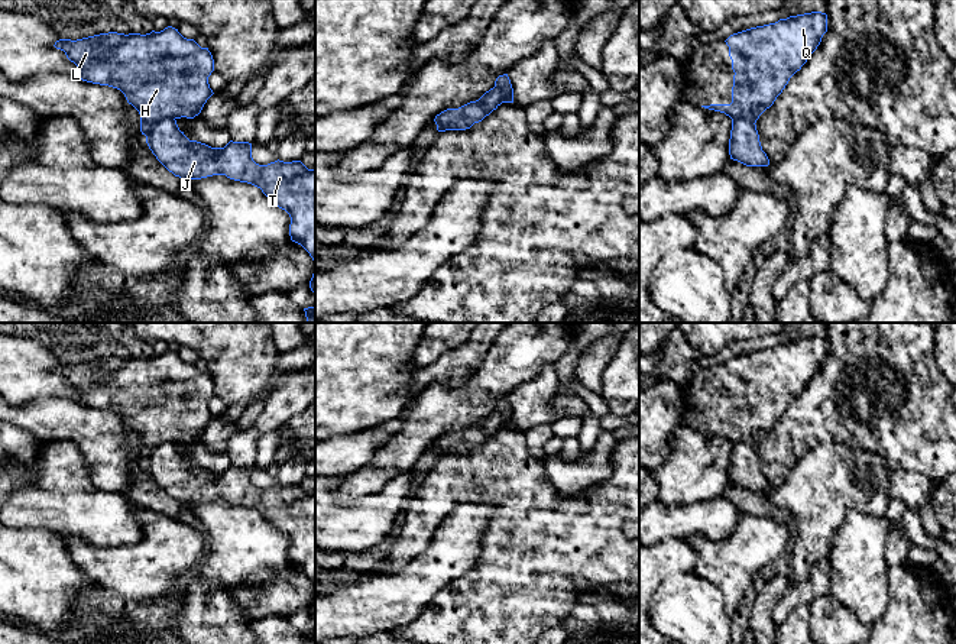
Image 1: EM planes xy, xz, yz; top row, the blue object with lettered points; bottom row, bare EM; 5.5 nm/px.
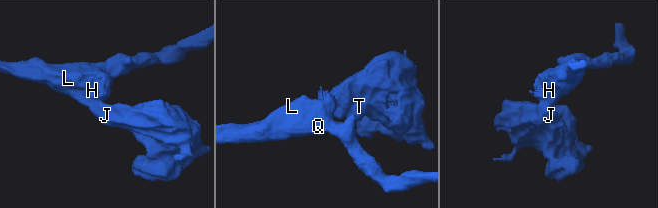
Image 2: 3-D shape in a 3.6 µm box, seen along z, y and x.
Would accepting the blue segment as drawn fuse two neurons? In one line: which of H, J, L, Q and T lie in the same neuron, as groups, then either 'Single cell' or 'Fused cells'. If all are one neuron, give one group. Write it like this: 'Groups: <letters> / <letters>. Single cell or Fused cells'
Groups: H L Q / J T. Fused cells

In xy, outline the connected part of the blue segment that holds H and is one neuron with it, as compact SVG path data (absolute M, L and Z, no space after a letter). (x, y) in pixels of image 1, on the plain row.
M172 350L146 359L108 356L77 365L59 363L54 370L77 389L77 402L120 414L139 436L145 460L162 443L194 443L214 418L208 408L214 395L211 376Z

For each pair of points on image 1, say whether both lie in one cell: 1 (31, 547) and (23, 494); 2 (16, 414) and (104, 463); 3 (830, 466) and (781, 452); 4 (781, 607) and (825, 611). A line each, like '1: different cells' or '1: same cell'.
1: different cells
2: same cell
3: different cells
4: different cells

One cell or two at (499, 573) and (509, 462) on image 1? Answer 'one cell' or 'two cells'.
one cell

